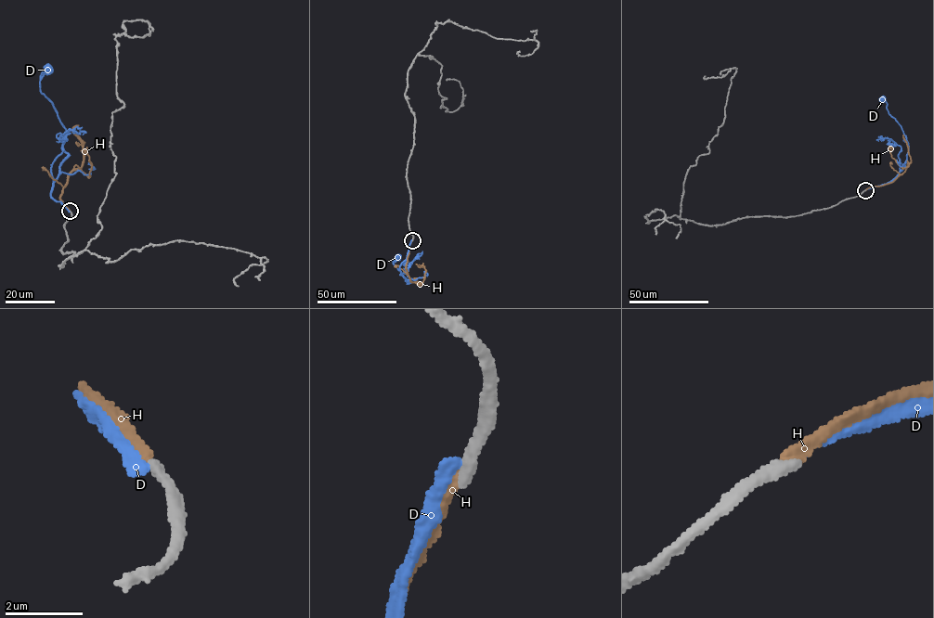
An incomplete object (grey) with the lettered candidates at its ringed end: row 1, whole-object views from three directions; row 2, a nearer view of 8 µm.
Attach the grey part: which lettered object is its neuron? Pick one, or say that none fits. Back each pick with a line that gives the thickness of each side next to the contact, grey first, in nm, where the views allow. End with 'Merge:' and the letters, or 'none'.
H: 340/340 nm
Merge: H

